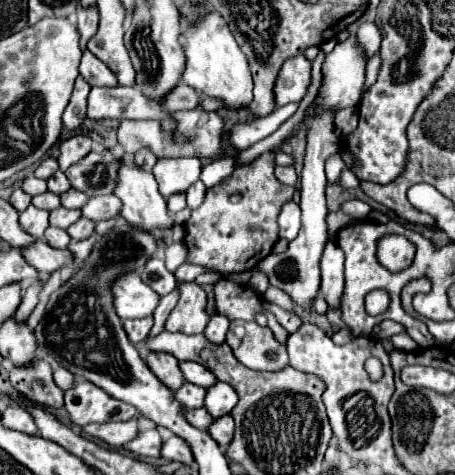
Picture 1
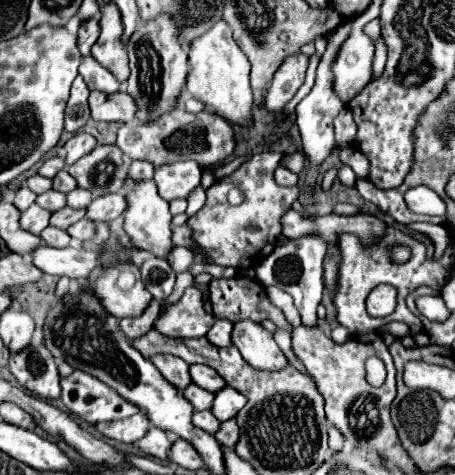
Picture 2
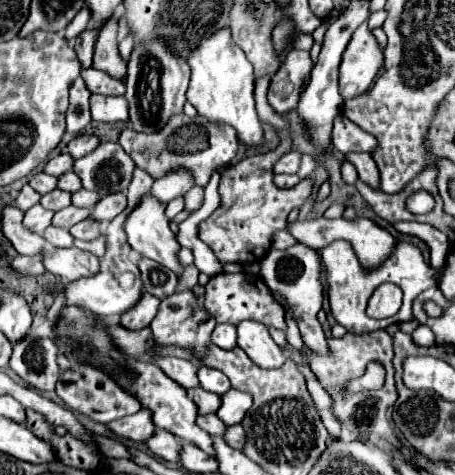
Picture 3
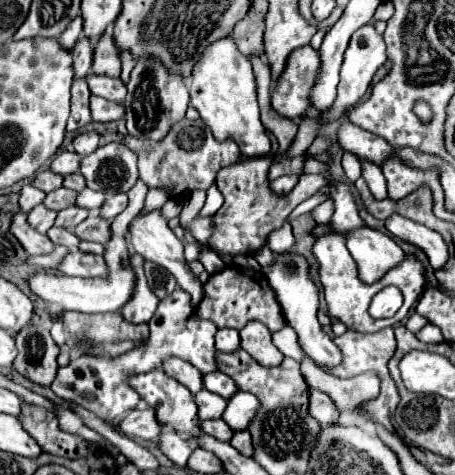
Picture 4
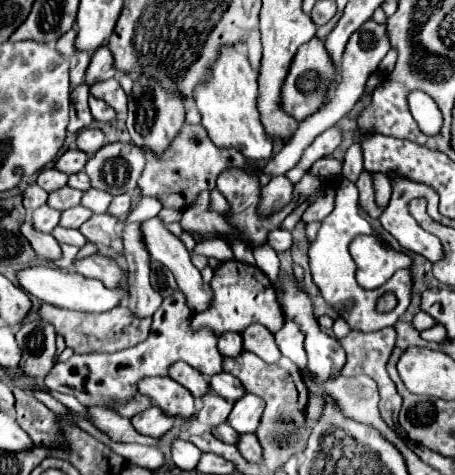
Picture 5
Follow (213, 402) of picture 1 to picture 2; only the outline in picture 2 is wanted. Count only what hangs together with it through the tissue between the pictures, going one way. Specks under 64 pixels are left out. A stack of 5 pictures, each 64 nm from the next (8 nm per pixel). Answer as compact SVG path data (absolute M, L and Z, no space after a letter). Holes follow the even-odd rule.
M226 386L220 392L216 392L216 404L212 406L212 412L220 422L226 422L226 420L236 418L238 412L246 406L246 402L248 402L248 398L244 394Z

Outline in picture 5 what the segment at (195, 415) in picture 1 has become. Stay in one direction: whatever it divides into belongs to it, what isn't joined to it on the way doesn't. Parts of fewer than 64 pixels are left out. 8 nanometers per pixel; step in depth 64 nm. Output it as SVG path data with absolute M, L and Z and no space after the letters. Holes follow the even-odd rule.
M220 424L220 428L212 428L212 434L226 444L236 444L240 440L240 434L230 424Z

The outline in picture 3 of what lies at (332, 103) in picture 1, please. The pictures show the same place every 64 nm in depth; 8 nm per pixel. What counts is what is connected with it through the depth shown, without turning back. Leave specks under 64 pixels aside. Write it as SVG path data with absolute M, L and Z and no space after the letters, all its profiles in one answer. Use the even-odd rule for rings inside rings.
M364 22L354 34L340 64L340 94L344 101L364 94L378 70L384 64L384 54L372 30Z

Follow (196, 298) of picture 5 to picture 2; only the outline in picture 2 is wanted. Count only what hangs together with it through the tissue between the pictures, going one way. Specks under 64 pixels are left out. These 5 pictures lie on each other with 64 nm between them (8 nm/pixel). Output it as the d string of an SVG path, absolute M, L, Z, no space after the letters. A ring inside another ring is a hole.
M128 178L124 182L124 190L126 190L126 200L128 200L128 210L124 212L124 230L130 236L130 242L136 248L154 254L156 258L168 260L168 254L174 248L172 230L170 230L172 214L168 212L168 202L164 198L160 198L154 180L144 180L144 184L136 186Z

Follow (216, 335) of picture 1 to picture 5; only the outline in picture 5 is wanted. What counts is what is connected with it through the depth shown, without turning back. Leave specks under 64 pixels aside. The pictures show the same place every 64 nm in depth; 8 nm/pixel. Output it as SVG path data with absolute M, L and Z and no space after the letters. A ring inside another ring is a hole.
M226 332L218 338L218 350L222 356L238 356L242 354L242 336L236 332Z

